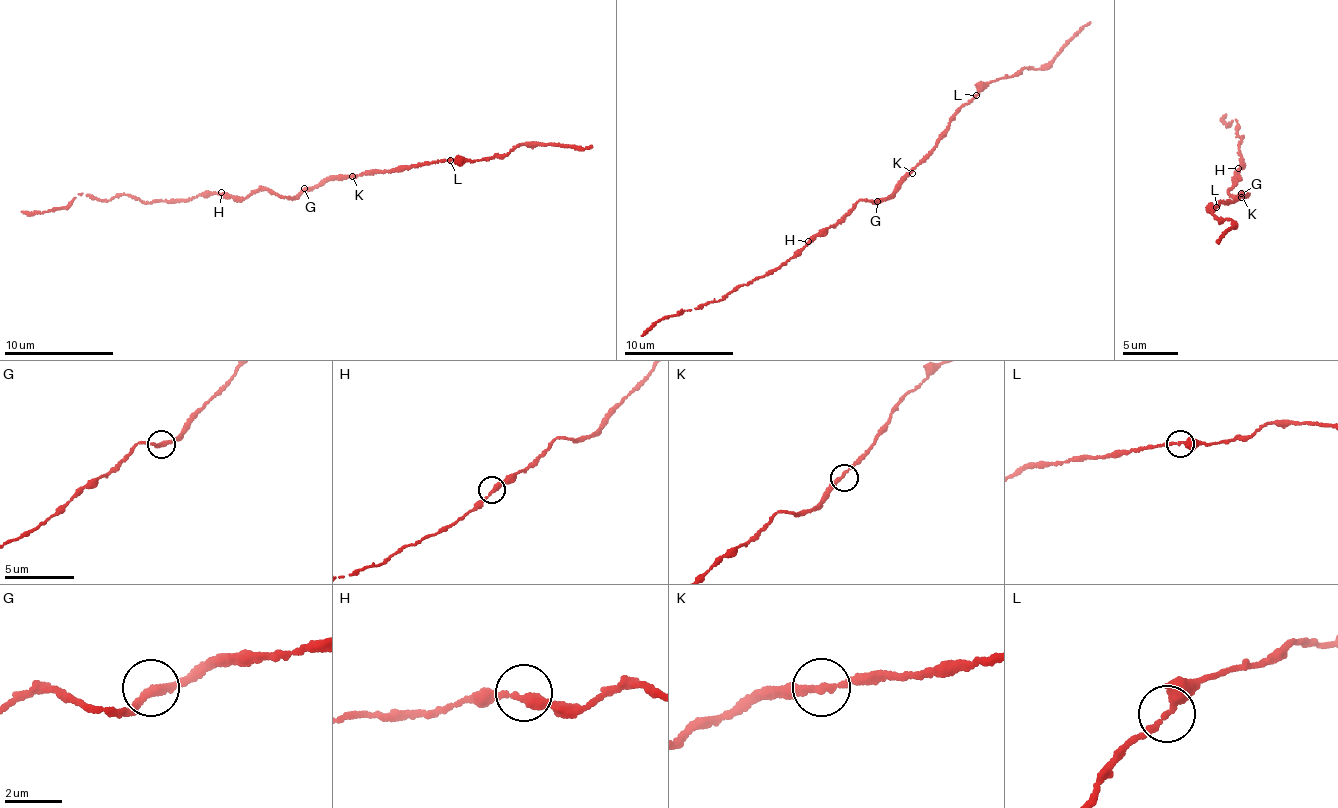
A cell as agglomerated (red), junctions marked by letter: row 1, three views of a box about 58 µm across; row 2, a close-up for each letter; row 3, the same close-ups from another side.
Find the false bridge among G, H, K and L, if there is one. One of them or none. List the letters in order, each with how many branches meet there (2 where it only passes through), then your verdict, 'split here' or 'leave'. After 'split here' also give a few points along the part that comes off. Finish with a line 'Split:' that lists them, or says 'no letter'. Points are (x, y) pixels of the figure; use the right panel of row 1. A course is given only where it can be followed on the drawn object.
G: branches 2; leave
H: branches 2; leave
K: branches 2; leave
L: branches 2; leave
Split: no letter

